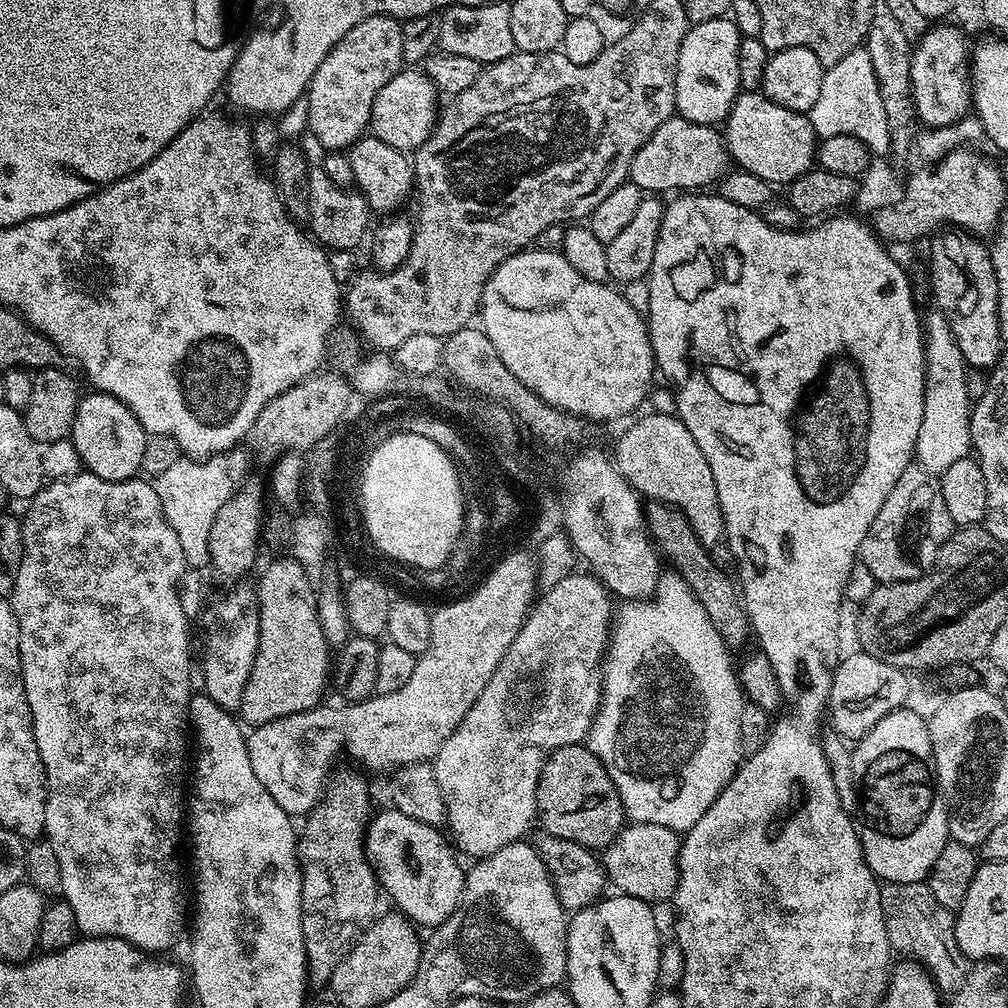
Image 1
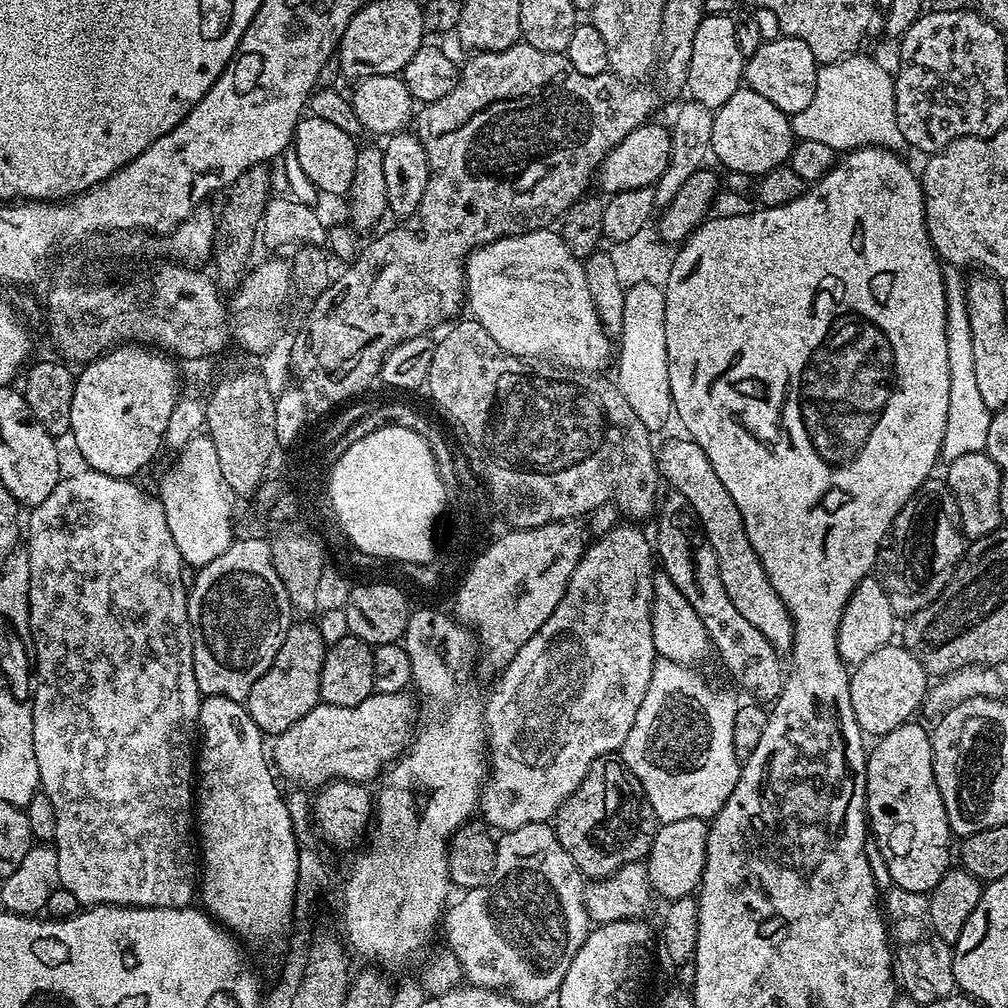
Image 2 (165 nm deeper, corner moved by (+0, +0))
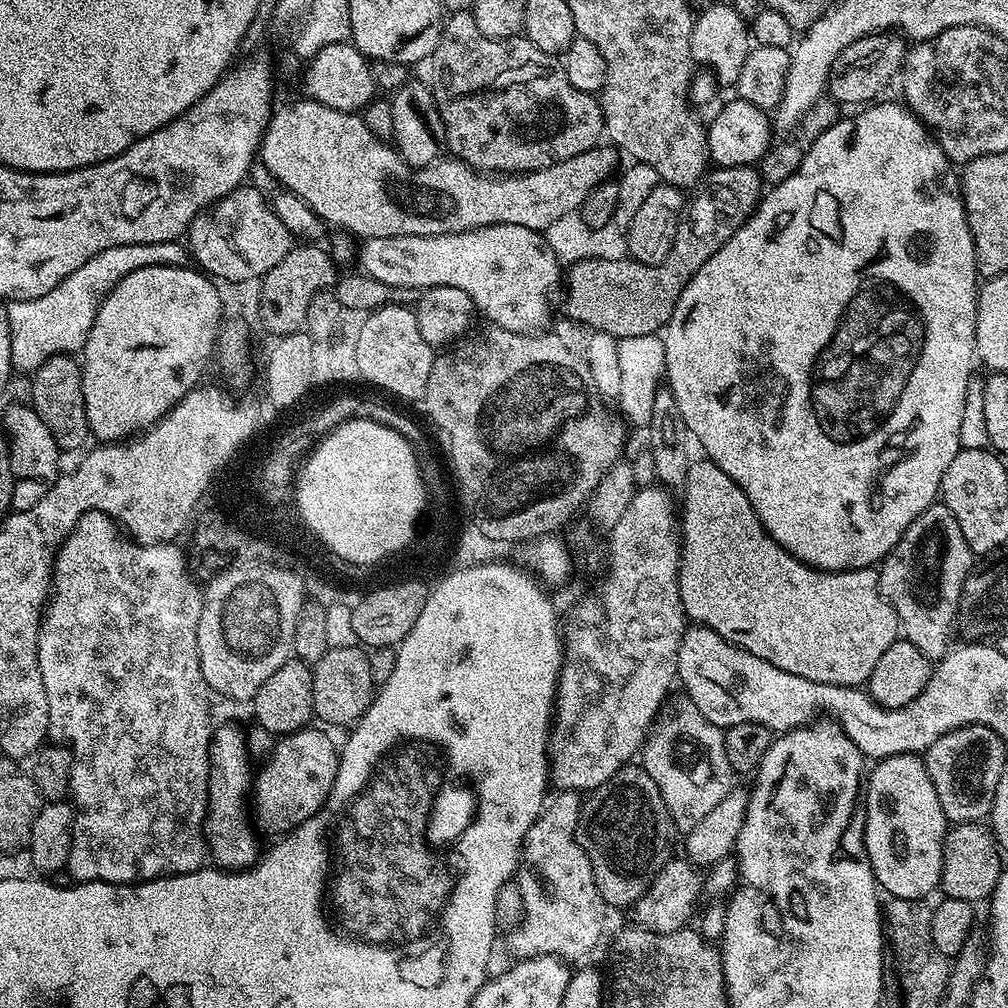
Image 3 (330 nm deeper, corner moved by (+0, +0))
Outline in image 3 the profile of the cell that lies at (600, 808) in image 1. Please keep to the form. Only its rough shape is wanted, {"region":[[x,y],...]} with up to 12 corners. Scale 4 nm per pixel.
{"region":[[629,762],[576,824],[598,894],[627,909],[673,859],[678,829]]}

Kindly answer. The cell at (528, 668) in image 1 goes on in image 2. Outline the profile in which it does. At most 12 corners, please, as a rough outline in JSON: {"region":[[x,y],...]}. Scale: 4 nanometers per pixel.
{"region":[[593,539],[483,701],[501,833],[619,753],[658,659],[654,548]]}

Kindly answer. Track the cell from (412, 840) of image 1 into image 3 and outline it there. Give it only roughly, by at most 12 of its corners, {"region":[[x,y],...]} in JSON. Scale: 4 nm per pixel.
{"region":[[319,727],[275,741],[254,824],[279,838],[319,814],[340,769]]}

